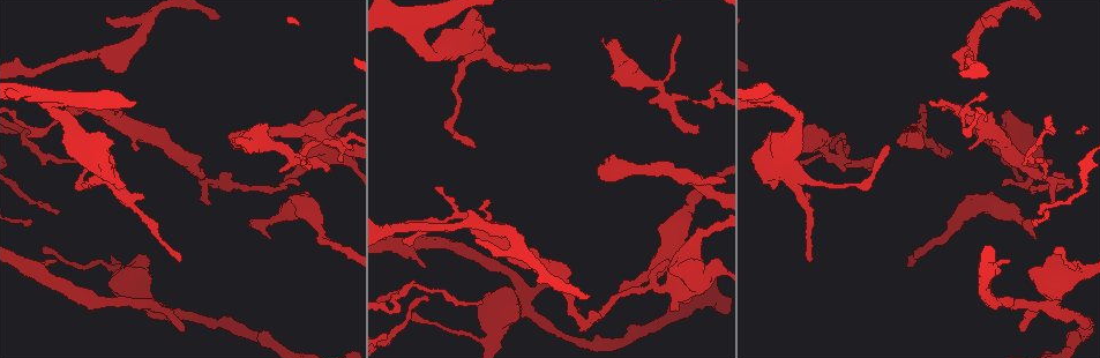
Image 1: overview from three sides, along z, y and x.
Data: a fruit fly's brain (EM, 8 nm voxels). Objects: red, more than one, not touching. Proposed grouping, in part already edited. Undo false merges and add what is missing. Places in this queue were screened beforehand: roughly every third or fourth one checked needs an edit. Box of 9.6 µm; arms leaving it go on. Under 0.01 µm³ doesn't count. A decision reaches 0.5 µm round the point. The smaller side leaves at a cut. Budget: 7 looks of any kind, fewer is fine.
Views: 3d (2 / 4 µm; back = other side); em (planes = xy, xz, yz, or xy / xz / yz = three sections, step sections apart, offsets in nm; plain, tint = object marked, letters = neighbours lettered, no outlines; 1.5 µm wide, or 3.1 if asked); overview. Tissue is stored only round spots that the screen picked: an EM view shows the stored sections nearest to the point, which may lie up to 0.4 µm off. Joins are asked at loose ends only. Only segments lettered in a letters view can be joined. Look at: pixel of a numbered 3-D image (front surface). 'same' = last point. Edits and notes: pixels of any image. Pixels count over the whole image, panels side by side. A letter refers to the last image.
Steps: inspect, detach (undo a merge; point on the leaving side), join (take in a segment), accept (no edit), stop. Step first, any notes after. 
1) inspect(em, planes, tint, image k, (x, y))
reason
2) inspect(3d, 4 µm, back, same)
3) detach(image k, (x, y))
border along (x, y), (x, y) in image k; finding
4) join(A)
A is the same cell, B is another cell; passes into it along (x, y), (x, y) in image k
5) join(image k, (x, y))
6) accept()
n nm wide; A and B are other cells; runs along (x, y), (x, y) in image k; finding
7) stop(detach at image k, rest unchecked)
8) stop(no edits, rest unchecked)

inspect(em, xz, step 8, tint, image 1, (929, 100))
thin end

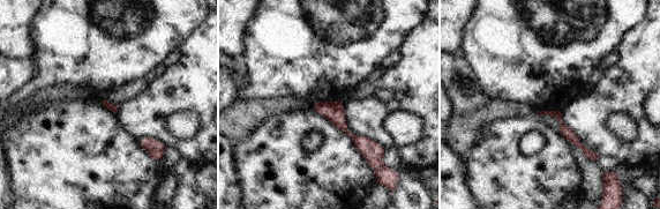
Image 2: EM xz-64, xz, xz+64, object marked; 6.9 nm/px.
inspect(em, planes, letters, same)

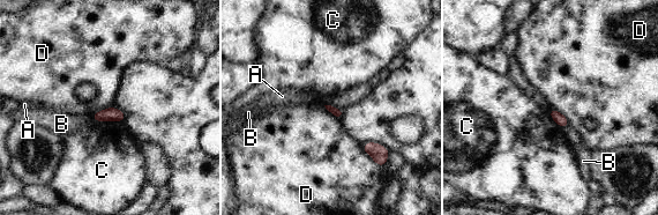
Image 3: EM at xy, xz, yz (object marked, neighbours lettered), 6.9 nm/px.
accept()
A, B, C and D are other cells; border along (361, 145), (378, 164), (384, 165) in image 3; no lettered segment goes on from it

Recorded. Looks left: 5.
inspect(em, planes, letters, image 1, (984, 95))
an open end

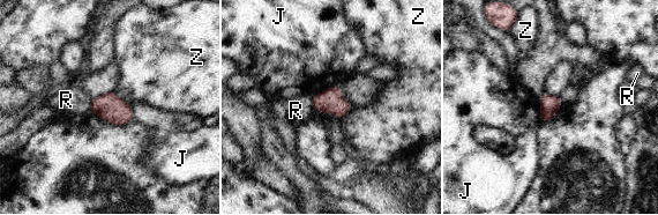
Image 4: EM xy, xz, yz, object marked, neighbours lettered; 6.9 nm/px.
accept()
J touches over 200 nm; J, R and Z are other cells; border along (353, 105), (338, 119) in image 4; no lettered segment goes on from it

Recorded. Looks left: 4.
inspect(3d, 4 µm, image 1, (1044, 178))
tapers out

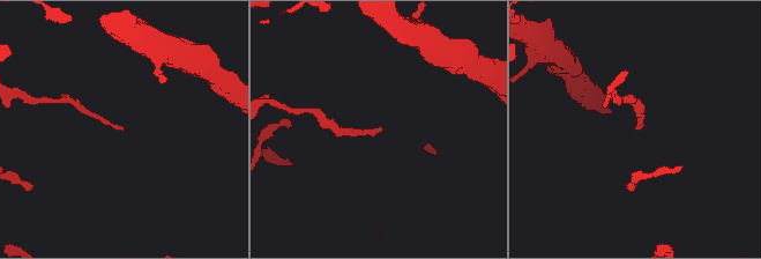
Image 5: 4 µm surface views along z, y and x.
inspect(em, planes, letters, image 5, (377, 127))
shape alone is not enough

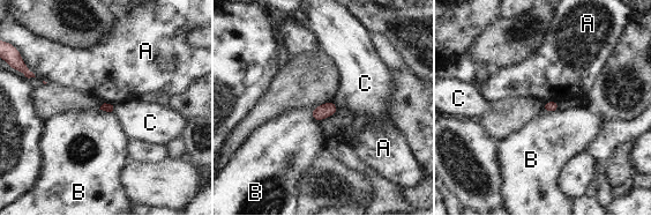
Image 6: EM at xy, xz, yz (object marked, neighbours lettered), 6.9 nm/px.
accept()
A, B and C are other cells; border along (558, 102), (550, 101), (545, 103) in image 6; none of them fits

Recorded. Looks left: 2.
stop(no edits, rest unchecked)

